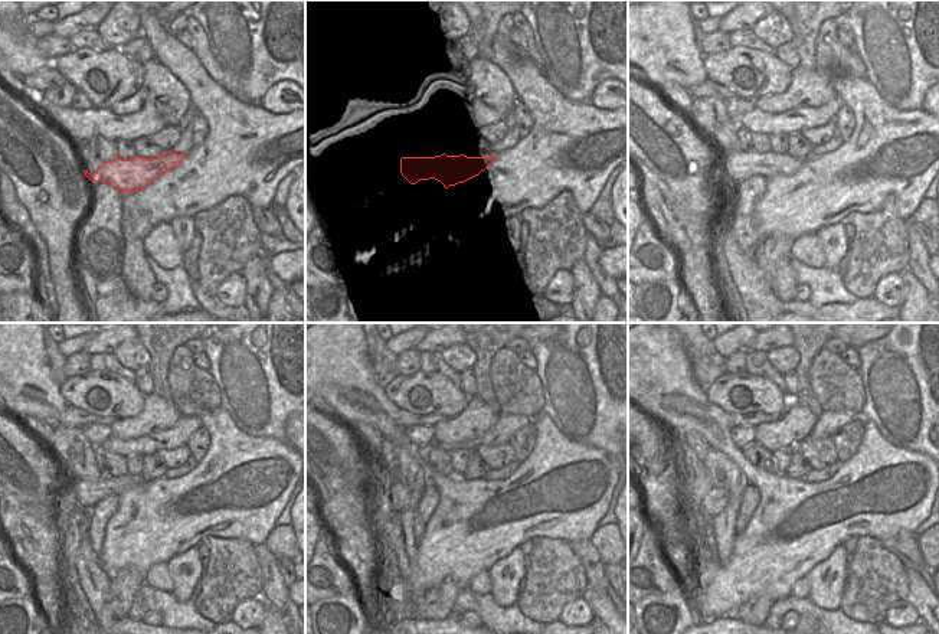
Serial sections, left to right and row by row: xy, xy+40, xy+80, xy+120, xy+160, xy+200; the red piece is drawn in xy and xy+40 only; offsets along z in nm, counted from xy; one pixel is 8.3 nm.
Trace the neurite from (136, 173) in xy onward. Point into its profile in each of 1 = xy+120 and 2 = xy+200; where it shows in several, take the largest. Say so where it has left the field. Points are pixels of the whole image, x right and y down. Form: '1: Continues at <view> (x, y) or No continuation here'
1: Continues at xy+120 (88, 493)
2: Continues at xy+200 (713, 503).

